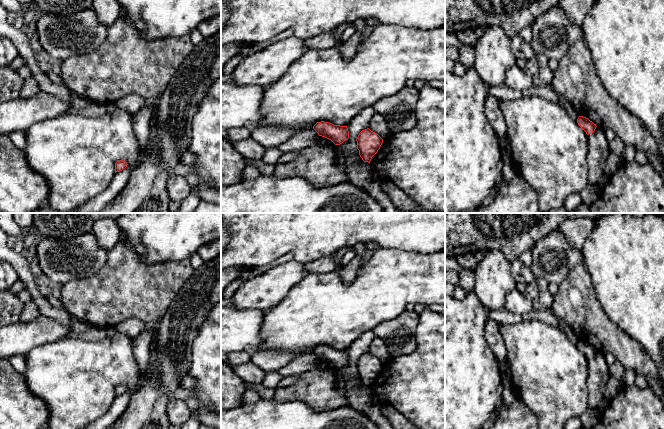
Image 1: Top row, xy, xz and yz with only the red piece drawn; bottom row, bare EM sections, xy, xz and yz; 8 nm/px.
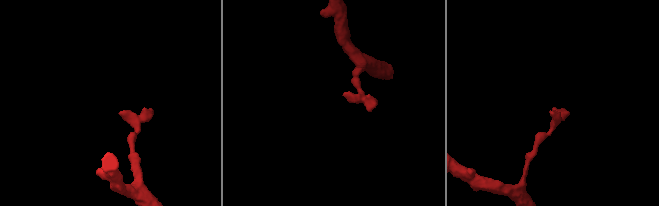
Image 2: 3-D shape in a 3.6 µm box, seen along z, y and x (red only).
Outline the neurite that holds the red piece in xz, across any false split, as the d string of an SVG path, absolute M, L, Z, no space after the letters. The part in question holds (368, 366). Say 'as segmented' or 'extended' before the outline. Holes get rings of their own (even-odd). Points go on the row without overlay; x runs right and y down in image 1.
as segmented; M369 352L362 354L357 363L357 373L364 386L370 387L372 381L380 373L383 363Z

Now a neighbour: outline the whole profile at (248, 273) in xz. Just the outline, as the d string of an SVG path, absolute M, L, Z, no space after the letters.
M286 254L266 266L250 267L250 268L243 269L243 271L240 274L239 279L245 280L245 281L250 280L258 275L261 275L261 274L267 272L269 269L271 269L277 265L289 262L292 259L293 259L292 254Z

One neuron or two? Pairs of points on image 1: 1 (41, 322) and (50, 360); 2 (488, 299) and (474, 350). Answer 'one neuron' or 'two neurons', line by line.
1: two neurons
2: two neurons

